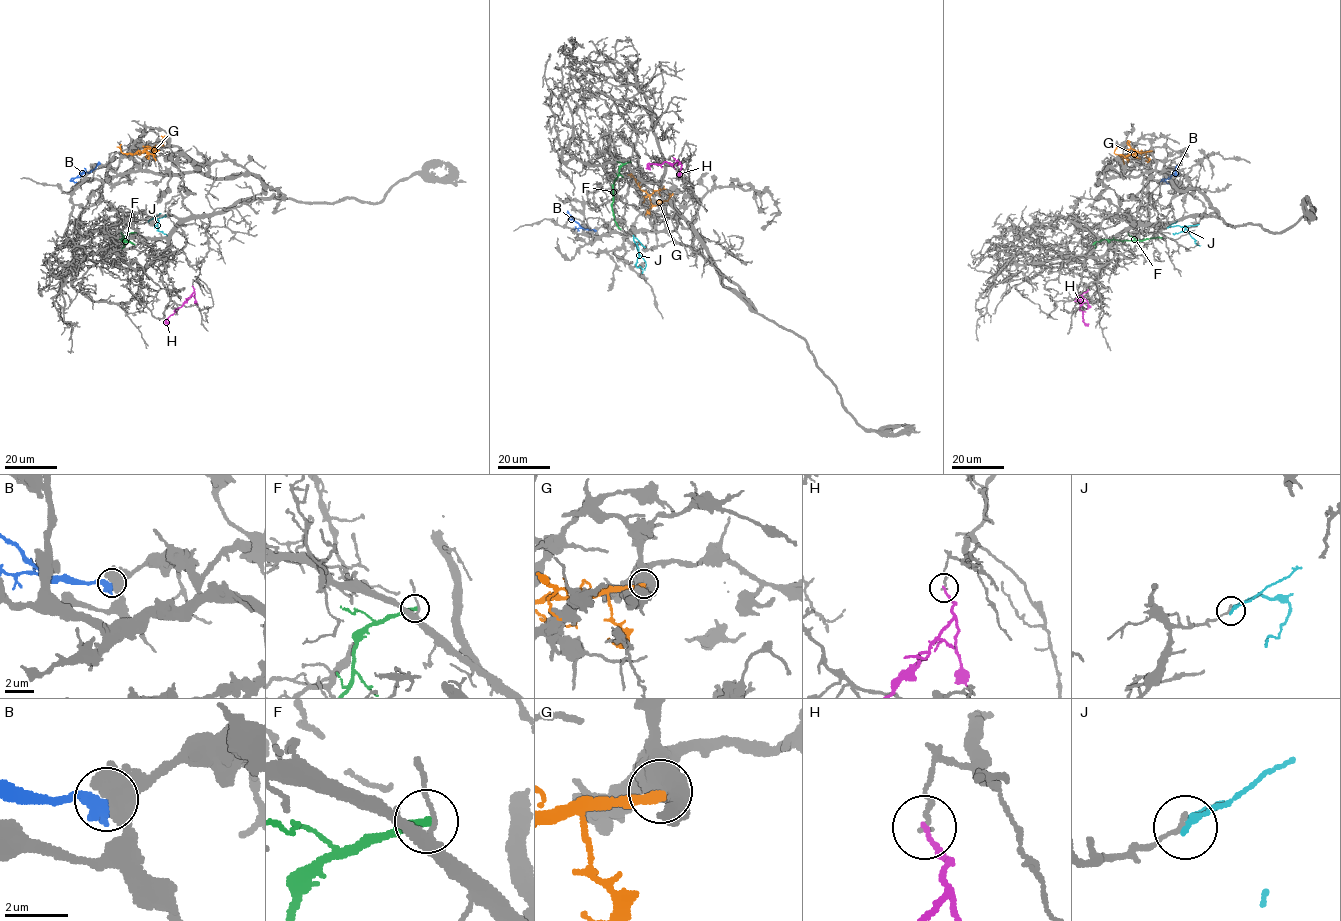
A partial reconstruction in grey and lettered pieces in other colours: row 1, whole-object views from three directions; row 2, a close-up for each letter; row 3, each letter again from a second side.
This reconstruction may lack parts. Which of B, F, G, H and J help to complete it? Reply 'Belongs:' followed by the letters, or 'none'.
Belongs: none

